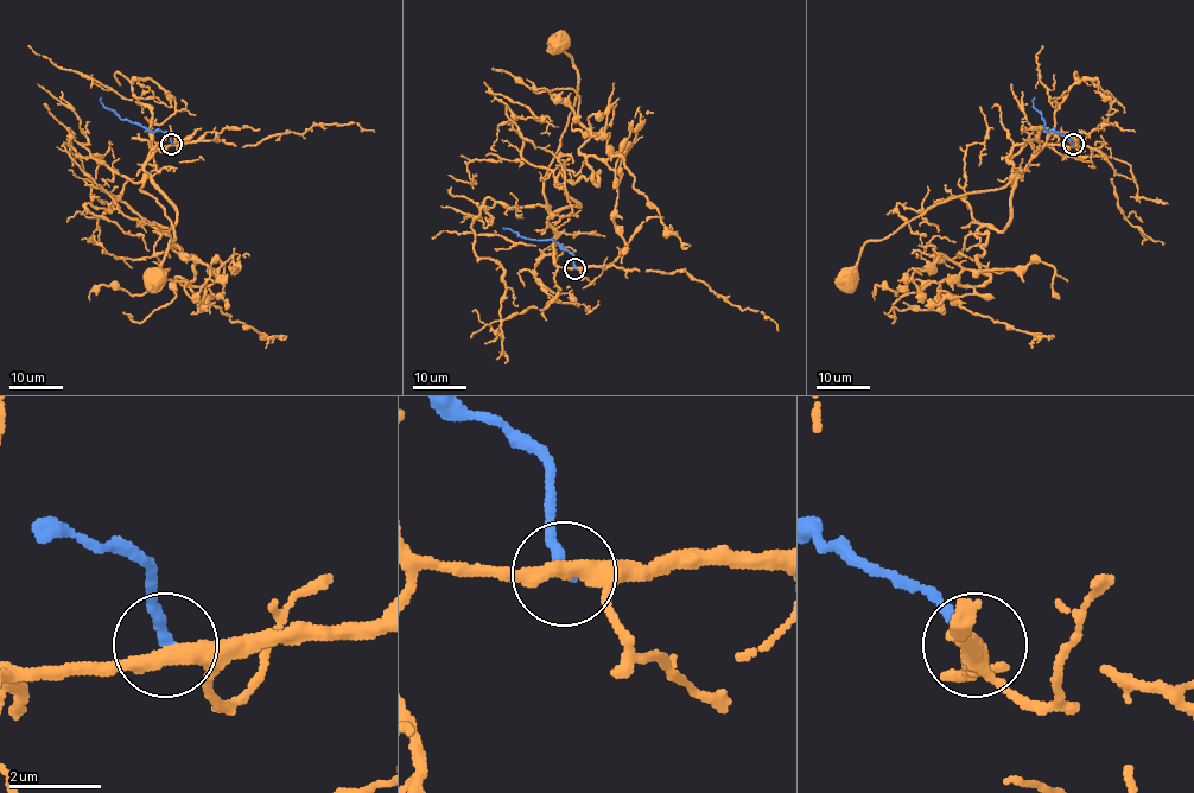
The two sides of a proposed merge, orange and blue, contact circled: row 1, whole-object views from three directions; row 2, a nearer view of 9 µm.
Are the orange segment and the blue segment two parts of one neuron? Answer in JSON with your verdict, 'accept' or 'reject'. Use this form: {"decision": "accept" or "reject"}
{"decision": "reject"}

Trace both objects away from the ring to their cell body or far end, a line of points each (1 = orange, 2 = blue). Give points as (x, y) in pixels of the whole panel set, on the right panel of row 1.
1: (1072, 143), (1047, 144), (998, 189), (961, 194), (927, 208), (882, 240), (870, 240), (848, 277)
2: (1072, 143), (1055, 131), (1046, 131), (1042, 119), (1034, 107), (1035, 97)

